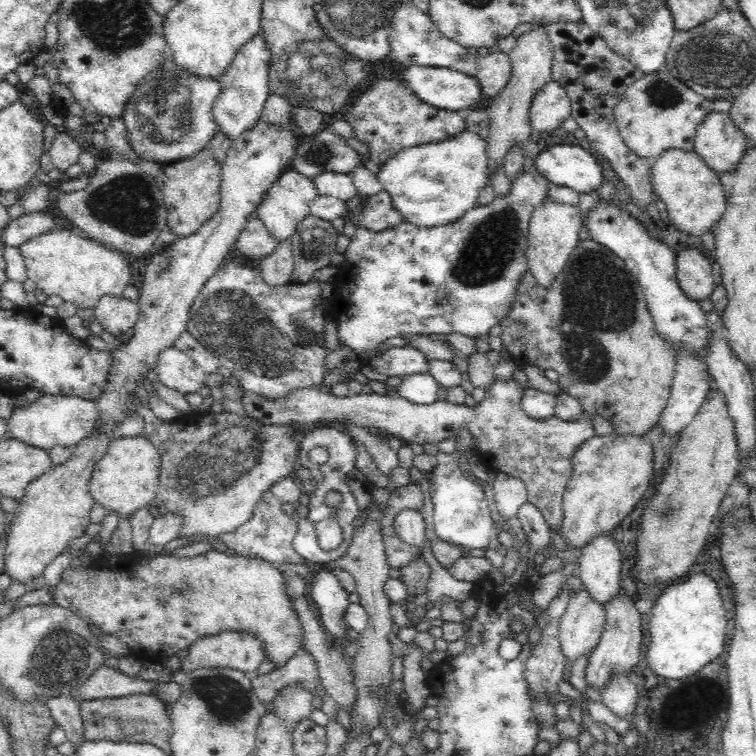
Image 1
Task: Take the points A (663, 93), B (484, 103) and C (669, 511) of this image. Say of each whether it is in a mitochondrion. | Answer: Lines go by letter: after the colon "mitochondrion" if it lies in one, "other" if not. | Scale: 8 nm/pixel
A: mitochondrion
B: other
C: mitochondrion

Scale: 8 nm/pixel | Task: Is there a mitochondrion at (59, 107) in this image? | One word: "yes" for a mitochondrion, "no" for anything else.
no

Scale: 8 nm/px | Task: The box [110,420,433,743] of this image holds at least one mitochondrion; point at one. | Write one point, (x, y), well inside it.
(224, 697)

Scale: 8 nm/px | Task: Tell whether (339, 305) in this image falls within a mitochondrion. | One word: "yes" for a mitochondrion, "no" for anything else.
no

